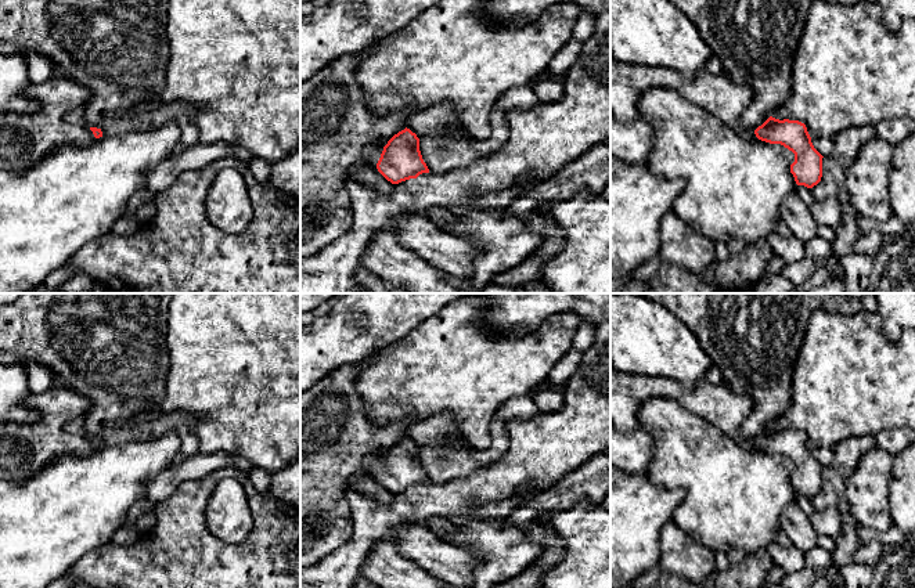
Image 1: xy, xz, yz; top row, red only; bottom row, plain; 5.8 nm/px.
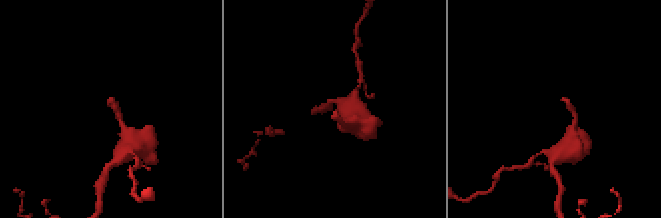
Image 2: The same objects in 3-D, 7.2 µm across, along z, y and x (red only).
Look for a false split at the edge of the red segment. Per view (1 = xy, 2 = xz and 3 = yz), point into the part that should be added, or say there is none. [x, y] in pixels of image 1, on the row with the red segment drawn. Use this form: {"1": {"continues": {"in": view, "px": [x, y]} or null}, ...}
{"1": {"continues": null}, "2": {"continues": null}, "3": {"continues": null}}

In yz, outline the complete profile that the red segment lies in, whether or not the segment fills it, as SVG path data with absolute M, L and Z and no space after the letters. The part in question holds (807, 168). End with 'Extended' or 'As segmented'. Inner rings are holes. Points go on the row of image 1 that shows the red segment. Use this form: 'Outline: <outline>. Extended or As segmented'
Outline: M770 116L754 130L759 140L781 144L795 154L790 173L797 185L813 188L822 177L822 155L814 148L804 123Z. As segmented

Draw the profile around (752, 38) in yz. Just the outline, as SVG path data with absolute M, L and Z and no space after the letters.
M669 0L681 10L699 29L713 55L717 55L724 66L724 73L735 84L749 86L753 98L742 113L741 125L748 130L756 130L772 113L782 107L792 90L792 75L797 43L790 40L790 24L807 15L814 0Z

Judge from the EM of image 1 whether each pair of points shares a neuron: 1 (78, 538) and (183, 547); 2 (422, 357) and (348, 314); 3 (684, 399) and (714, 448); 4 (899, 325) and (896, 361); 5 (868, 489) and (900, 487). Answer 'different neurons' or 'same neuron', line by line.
1: different neurons
2: same neuron
3: different neurons
4: different neurons
5: different neurons

